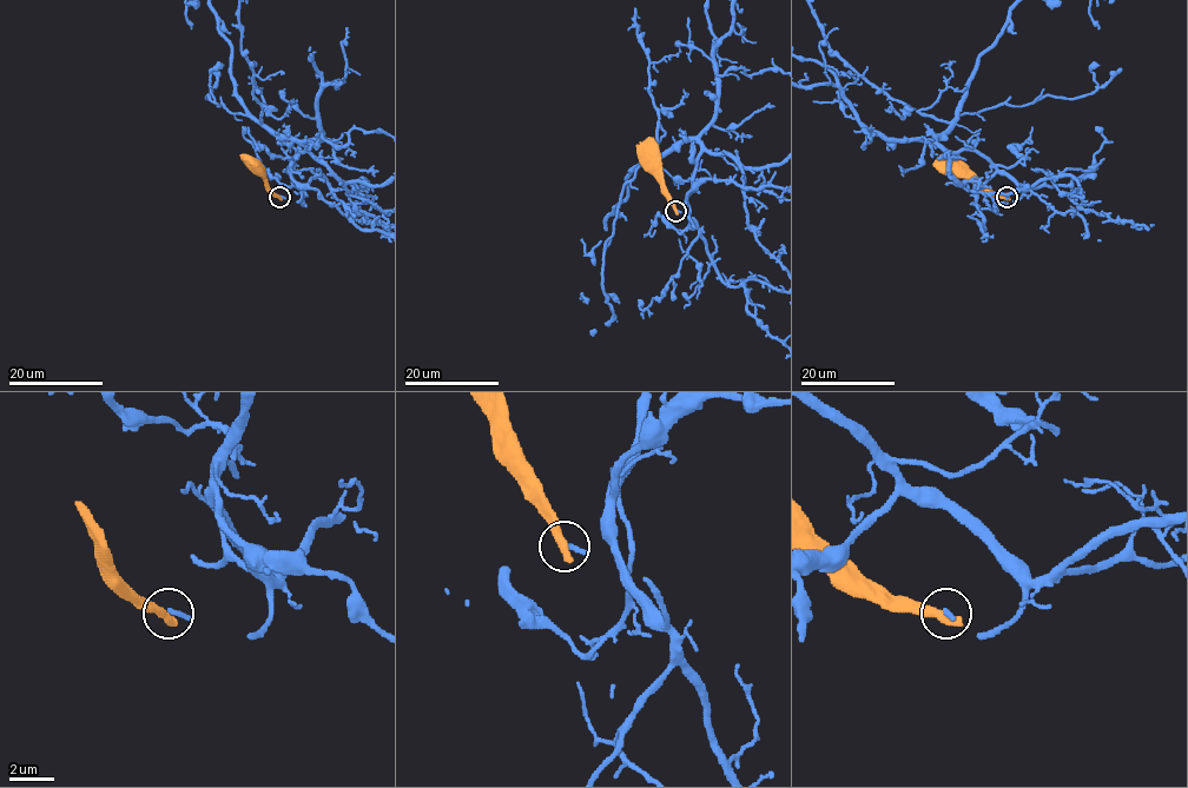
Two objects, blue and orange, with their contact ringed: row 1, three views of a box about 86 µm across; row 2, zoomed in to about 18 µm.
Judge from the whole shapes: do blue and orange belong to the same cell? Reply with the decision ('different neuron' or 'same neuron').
different neuron

